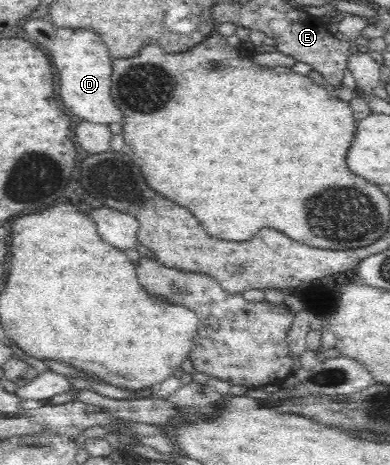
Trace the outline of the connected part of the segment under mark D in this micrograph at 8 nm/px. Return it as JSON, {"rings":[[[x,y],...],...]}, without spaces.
{"rings":[[[40,18],[24,19],[24,36],[36,44],[40,44],[48,54],[52,54],[52,62],[60,74],[60,100],[72,114],[84,120],[98,124],[122,123],[122,113],[116,108],[110,97],[110,84],[113,59],[110,58],[106,45],[98,34],[90,30],[76,28],[58,28],[51,22]]]}

